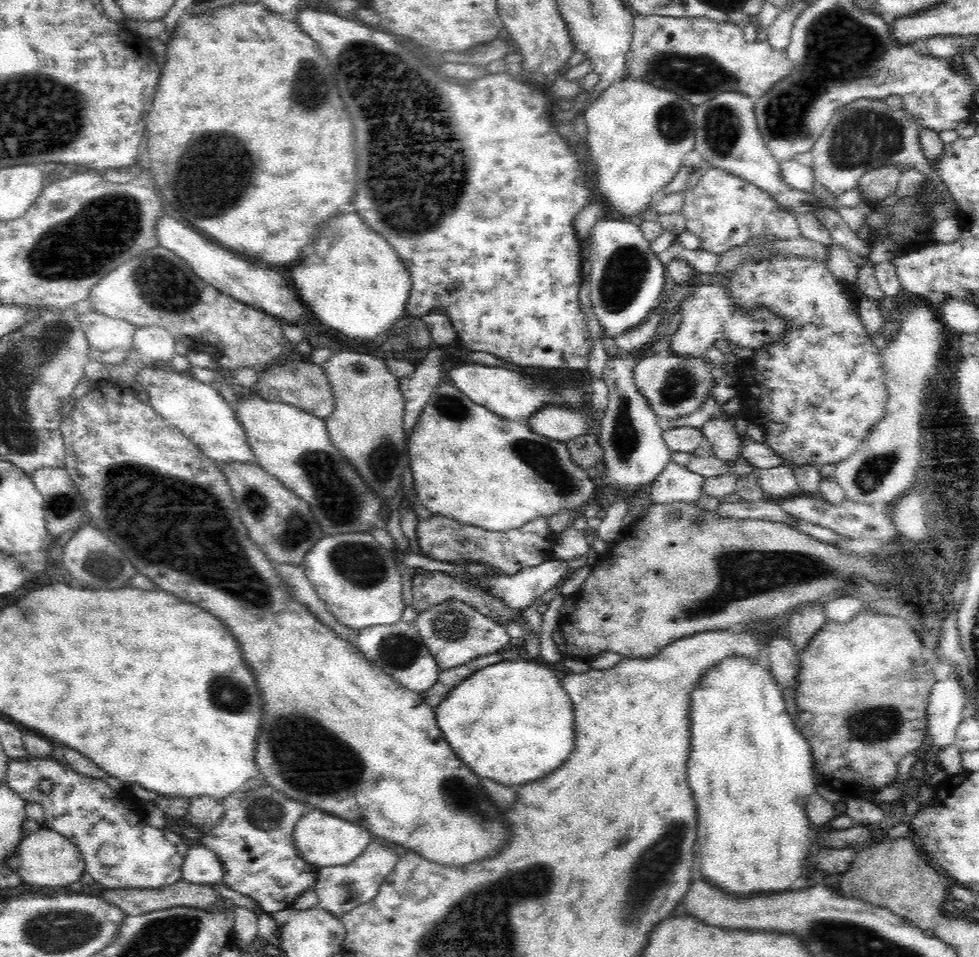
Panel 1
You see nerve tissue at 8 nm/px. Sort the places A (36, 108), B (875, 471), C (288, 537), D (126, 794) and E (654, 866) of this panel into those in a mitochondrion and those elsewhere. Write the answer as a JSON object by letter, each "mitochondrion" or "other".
{"A":"mitochondrion","B":"mitochondrion","C":"mitochondrion","D":"other","E":"mitochondrion"}

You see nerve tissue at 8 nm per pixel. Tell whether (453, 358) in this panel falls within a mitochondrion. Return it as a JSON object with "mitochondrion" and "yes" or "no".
{"mitochondrion":"no"}

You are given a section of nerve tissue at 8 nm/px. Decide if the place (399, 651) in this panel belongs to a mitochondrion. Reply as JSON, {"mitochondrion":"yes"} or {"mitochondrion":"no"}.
{"mitochondrion":"yes"}

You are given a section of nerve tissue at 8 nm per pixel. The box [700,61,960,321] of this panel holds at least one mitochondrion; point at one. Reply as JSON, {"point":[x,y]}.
{"point":[865,135]}

